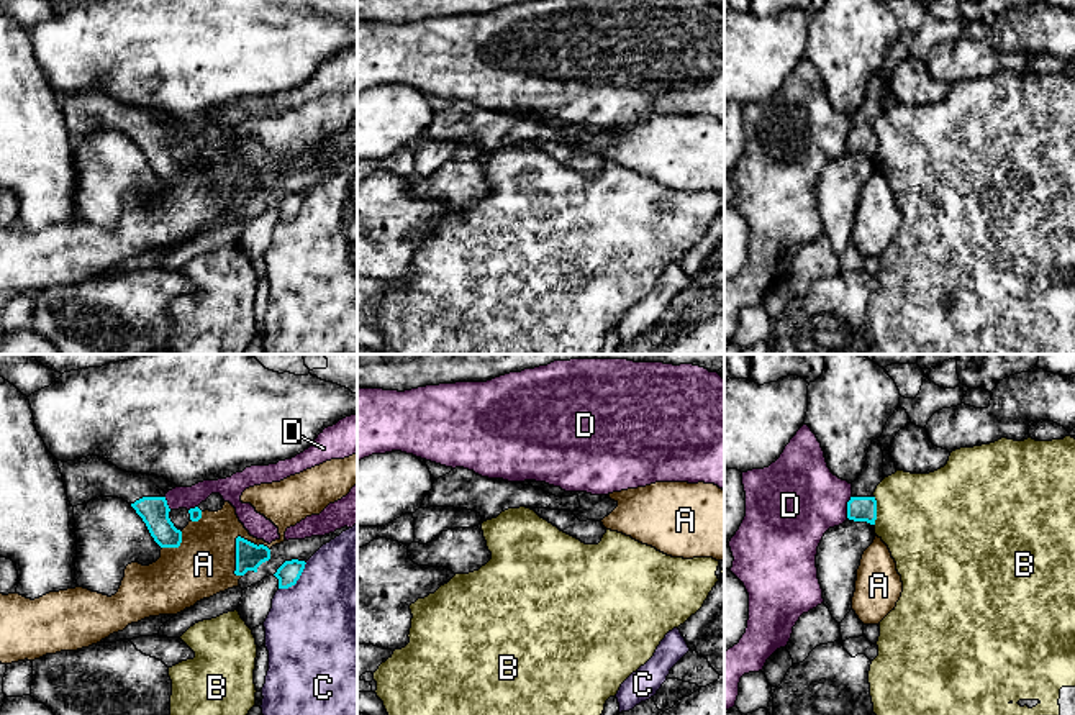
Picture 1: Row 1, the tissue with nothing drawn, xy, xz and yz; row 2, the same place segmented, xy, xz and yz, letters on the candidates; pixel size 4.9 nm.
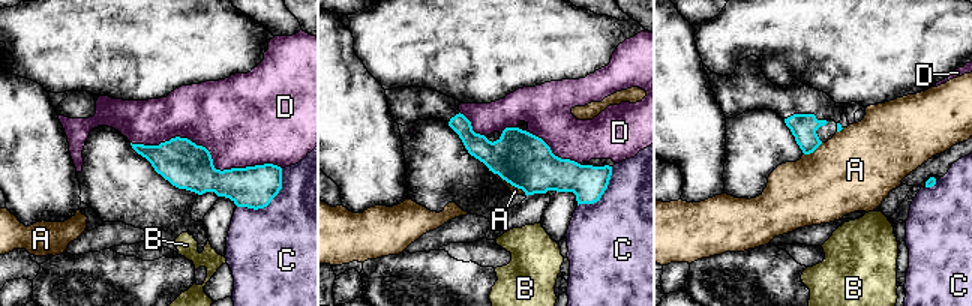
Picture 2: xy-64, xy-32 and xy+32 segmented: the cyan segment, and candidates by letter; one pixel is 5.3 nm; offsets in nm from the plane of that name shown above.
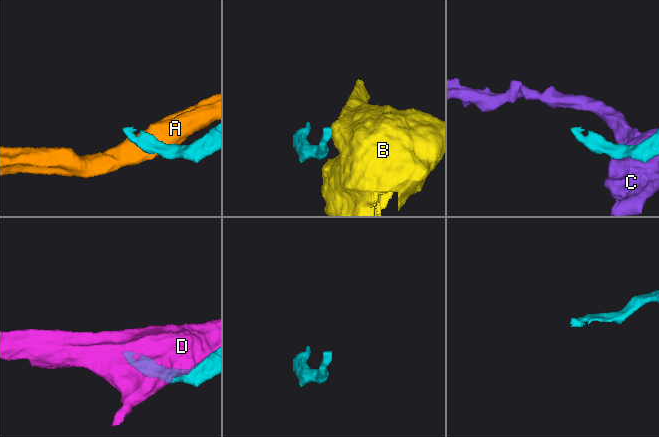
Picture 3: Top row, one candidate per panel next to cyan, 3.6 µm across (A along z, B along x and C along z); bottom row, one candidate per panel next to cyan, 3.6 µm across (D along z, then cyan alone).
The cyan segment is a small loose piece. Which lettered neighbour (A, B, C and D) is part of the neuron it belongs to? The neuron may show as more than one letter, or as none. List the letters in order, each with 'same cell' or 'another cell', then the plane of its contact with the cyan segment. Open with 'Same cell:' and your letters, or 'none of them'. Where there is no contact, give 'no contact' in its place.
Same cell: none of them
A: another cell; meets cyan in xy
B: another cell; meets cyan in yz
C: another cell; meets cyan in xy
D: another cell; meets cyan in yz

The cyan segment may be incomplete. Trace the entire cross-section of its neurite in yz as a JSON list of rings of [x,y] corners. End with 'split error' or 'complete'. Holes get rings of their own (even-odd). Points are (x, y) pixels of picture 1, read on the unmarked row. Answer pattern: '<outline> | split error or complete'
[[[878,71],[872,74],[867,93],[862,105],[852,115],[852,130],[847,134],[847,151],[854,154],[867,154],[875,157],[877,153],[877,133],[873,125],[877,118],[885,112],[883,108],[883,84]]] | split error

